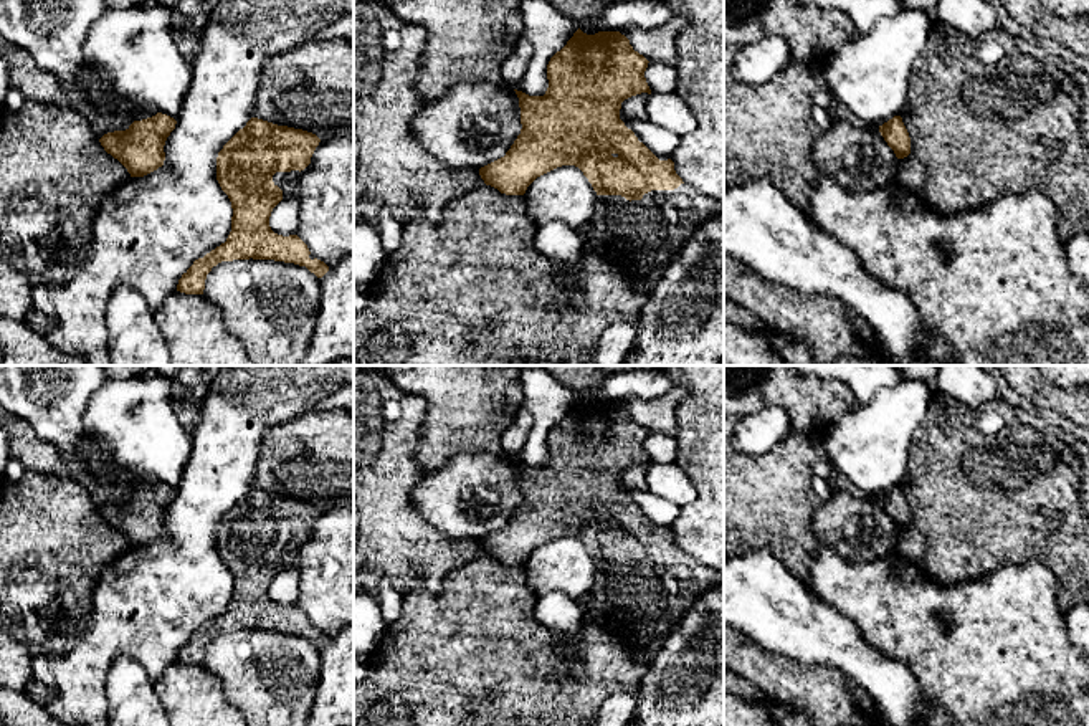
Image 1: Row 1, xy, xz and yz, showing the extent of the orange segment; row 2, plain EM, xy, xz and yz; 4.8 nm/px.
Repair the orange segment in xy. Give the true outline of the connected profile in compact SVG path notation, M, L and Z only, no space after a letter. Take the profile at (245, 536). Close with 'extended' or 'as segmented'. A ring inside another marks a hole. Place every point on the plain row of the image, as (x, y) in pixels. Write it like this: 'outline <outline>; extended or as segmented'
outline M251 488L218 523L216 551L228 566L233 579L231 602L225 614L207 623L182 645L177 662L185 665L203 665L207 645L221 632L233 630L274 630L306 637L317 648L322 648L329 637L311 630L307 615L297 607L283 607L271 600L269 587L273 579L284 569L297 562L297 547L311 534L316 518L324 513L316 504L278 496L258 488Z; extended

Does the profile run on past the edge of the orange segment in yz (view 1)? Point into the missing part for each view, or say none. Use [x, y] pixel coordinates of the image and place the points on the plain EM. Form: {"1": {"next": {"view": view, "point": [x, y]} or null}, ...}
{"1": {"next": null}}

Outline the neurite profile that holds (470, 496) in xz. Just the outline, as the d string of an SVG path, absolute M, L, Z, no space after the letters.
M492 453L454 455L443 466L428 470L411 493L411 503L421 518L446 537L458 541L479 541L504 528L521 499L521 478L516 461Z

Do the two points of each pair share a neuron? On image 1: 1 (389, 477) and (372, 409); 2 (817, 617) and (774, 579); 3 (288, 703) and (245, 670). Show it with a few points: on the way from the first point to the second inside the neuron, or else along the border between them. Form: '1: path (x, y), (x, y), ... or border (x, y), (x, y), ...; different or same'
1: path (372, 460), (372, 425); same
2: path (807, 612), (784, 589); same
3: path (278, 693), (255, 670); same

